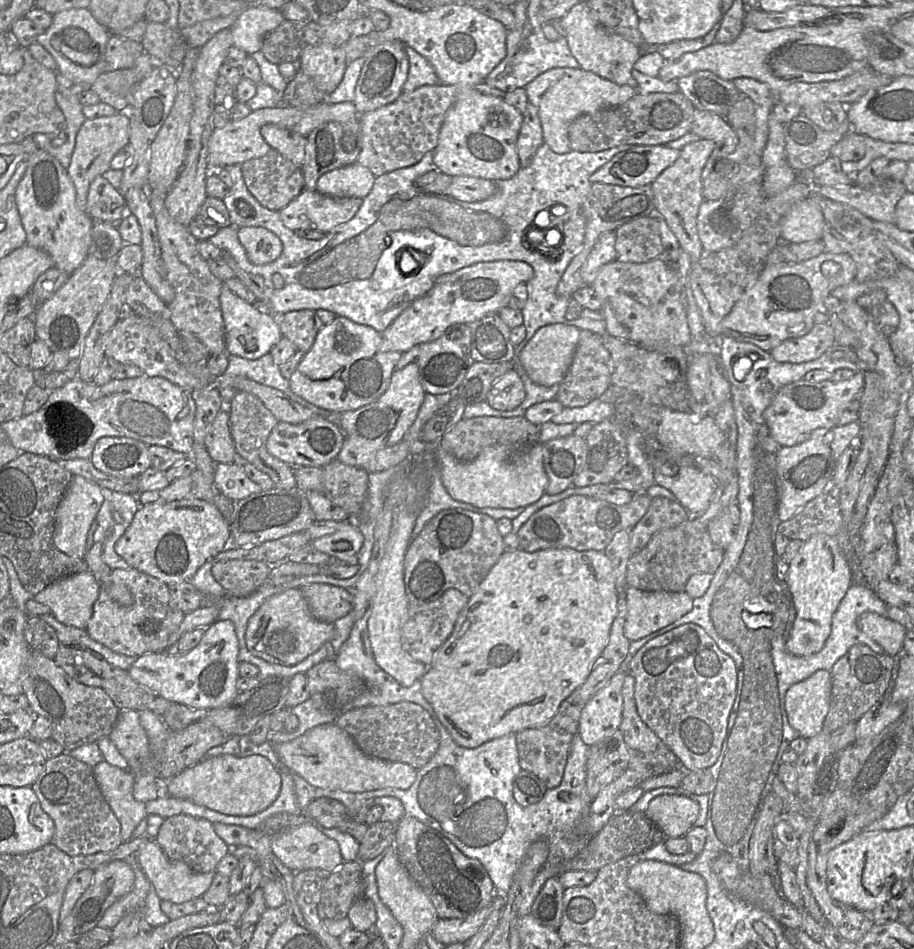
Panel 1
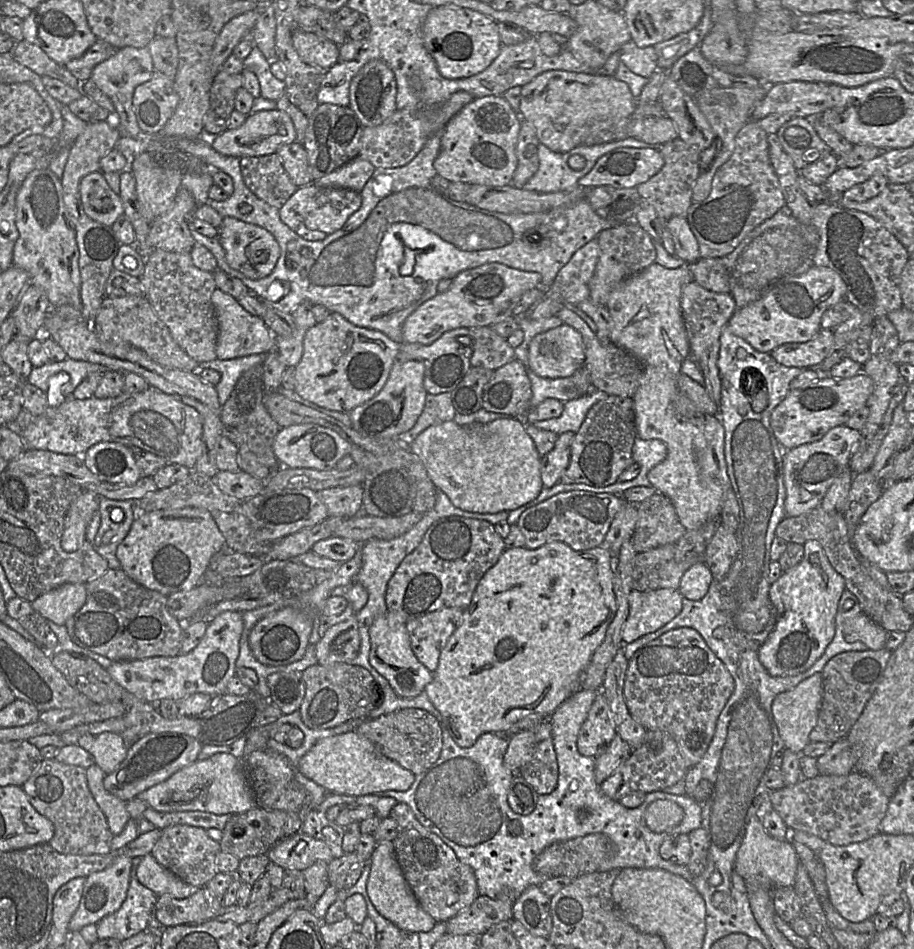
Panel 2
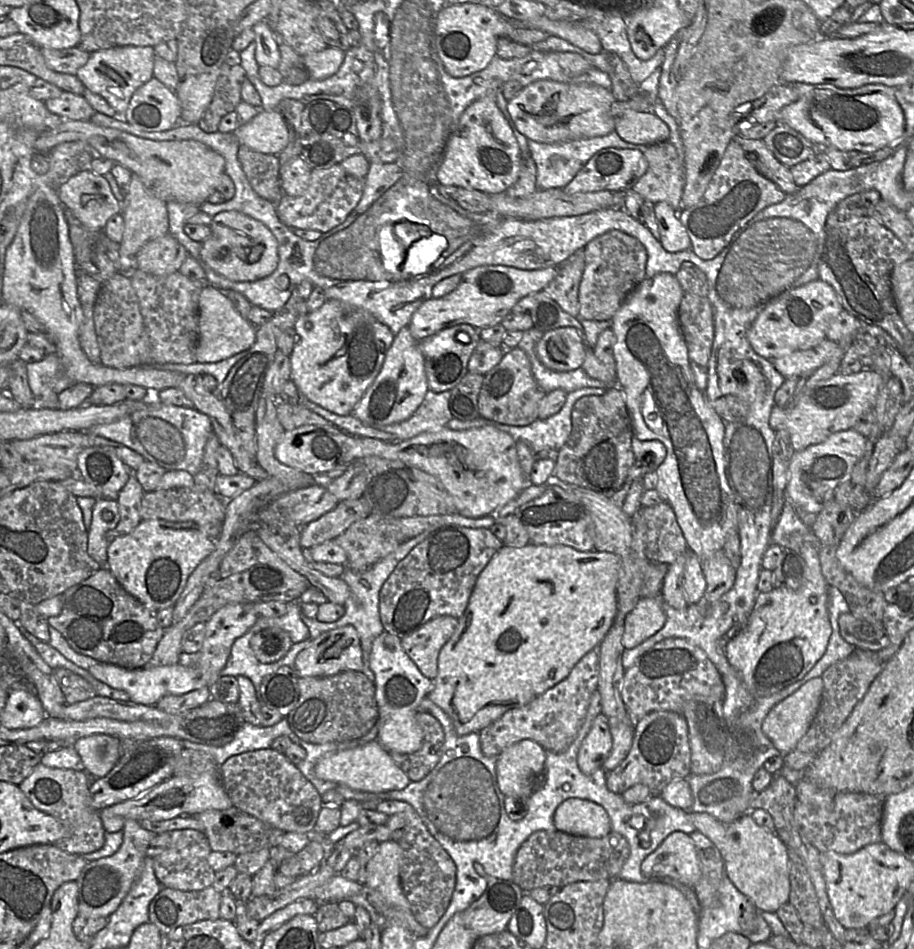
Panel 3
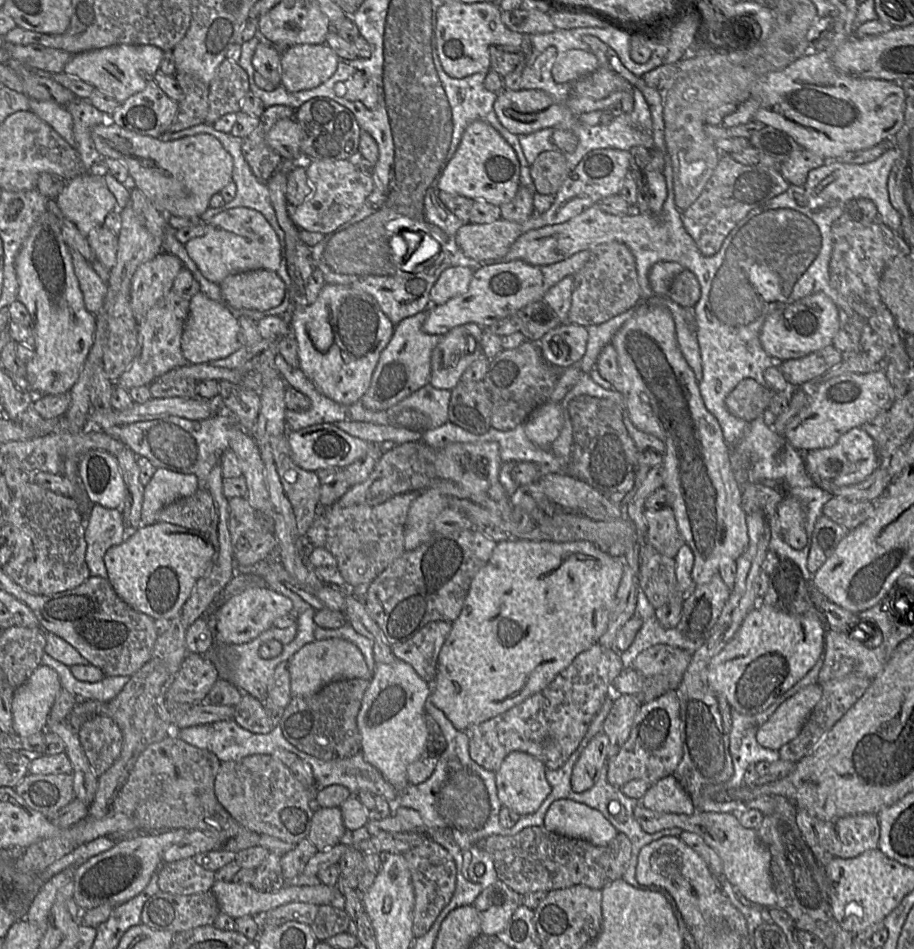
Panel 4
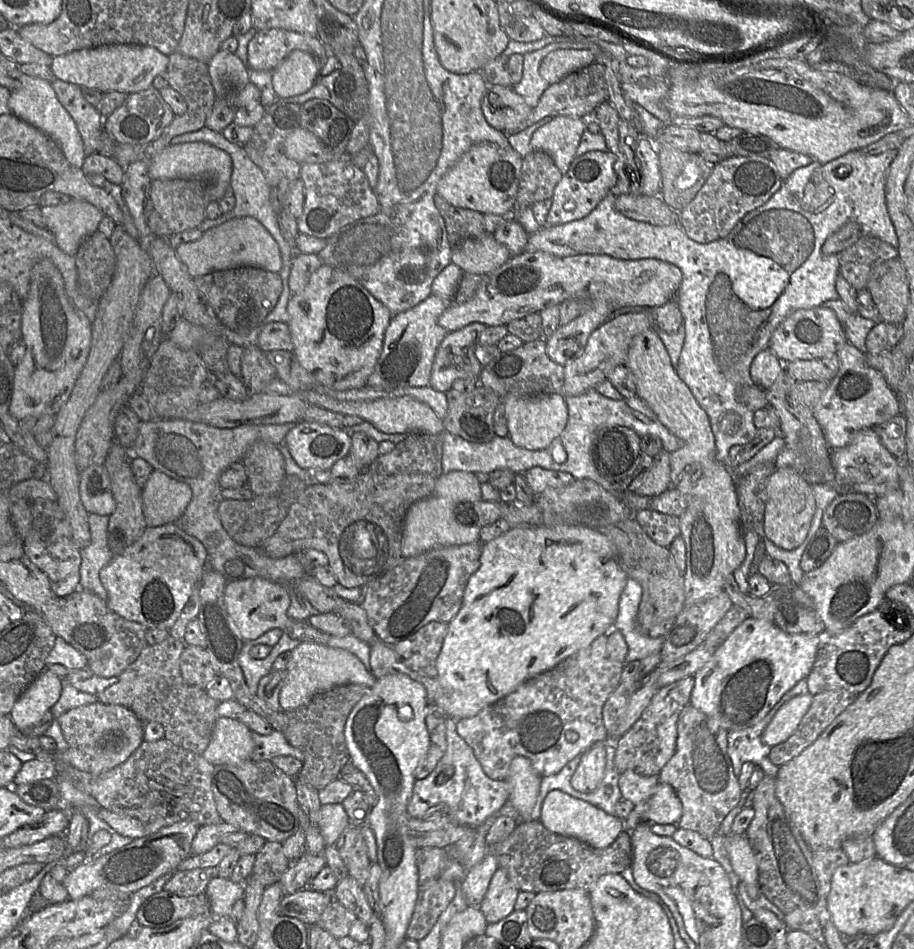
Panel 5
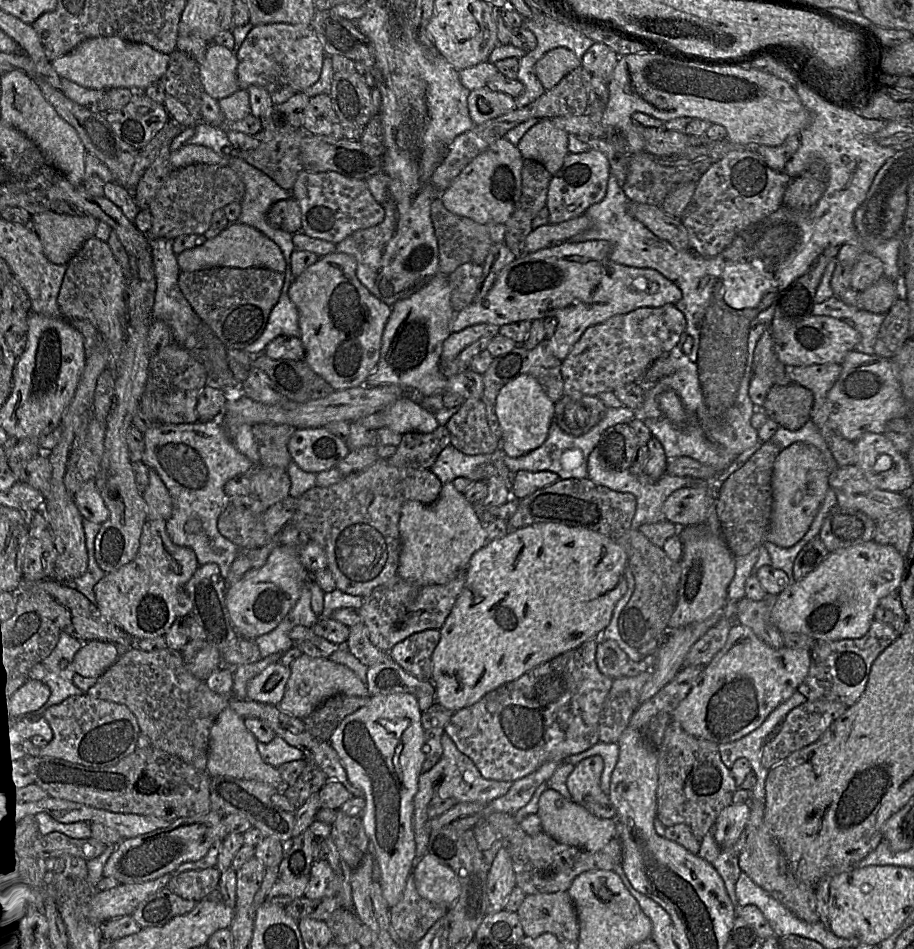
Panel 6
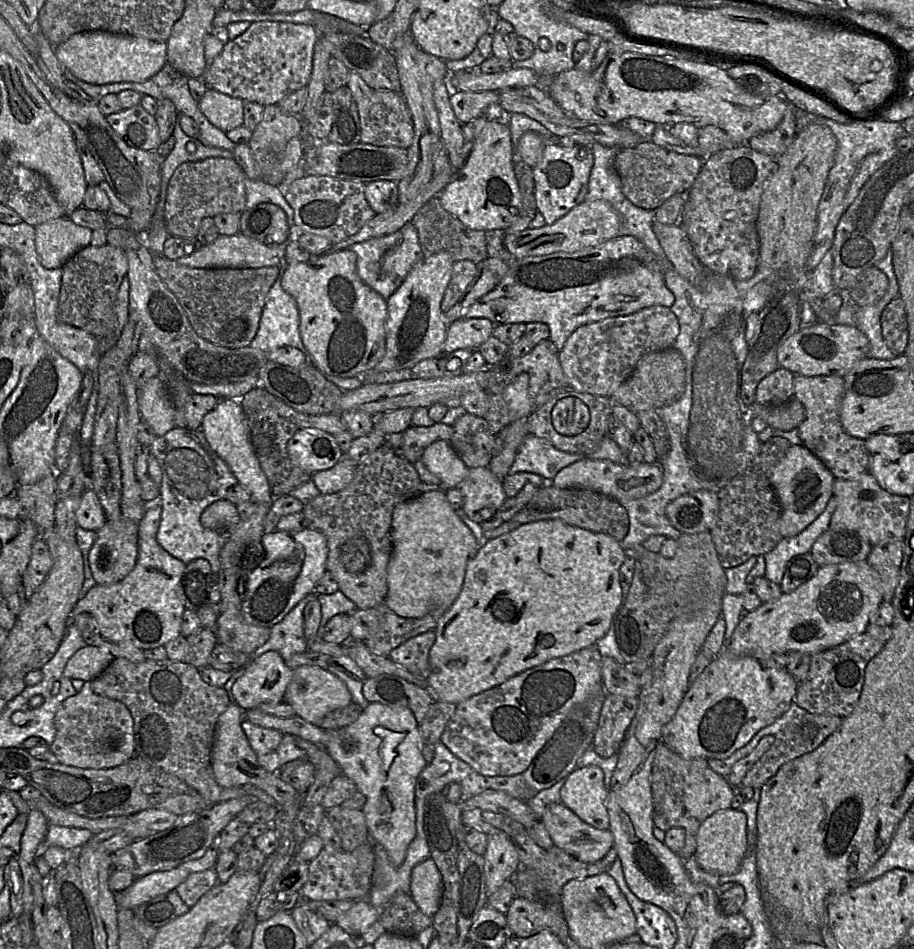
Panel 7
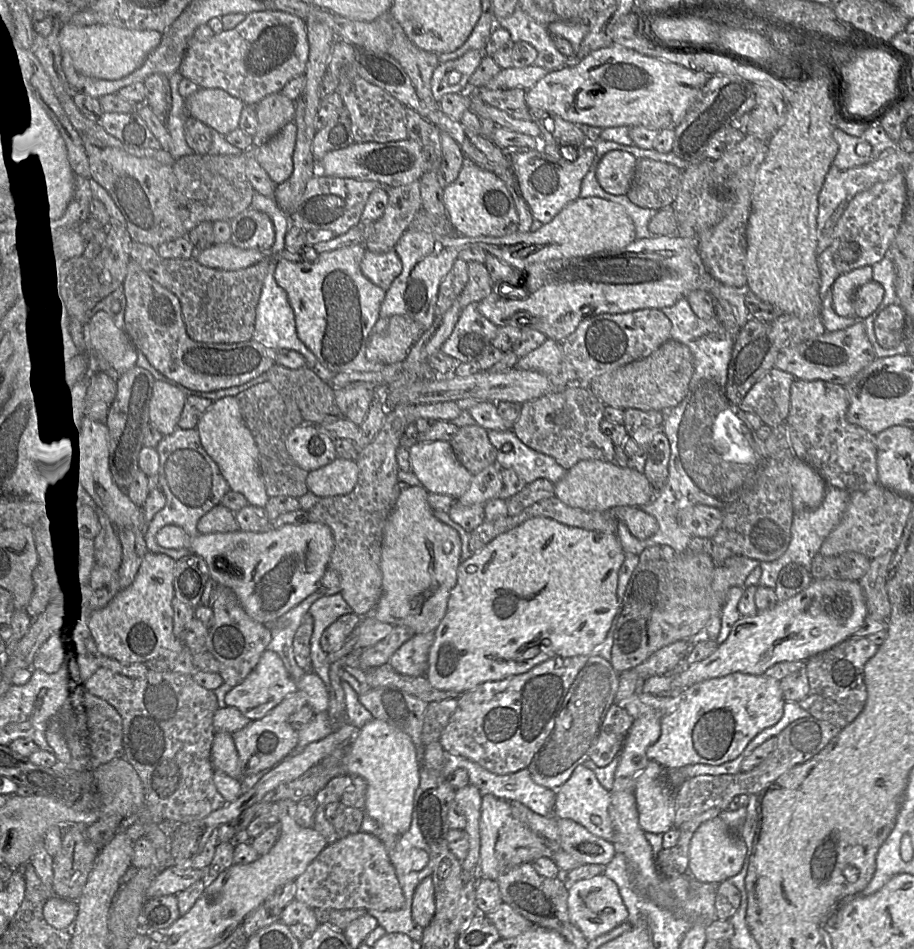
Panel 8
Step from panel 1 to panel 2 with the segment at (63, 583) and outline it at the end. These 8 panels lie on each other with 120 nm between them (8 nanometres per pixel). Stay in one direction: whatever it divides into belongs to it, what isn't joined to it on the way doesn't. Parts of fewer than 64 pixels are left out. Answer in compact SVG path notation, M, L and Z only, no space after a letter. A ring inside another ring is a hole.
M67 583L54 588L35 599L33 609L58 625L65 625L86 602L85 583Z

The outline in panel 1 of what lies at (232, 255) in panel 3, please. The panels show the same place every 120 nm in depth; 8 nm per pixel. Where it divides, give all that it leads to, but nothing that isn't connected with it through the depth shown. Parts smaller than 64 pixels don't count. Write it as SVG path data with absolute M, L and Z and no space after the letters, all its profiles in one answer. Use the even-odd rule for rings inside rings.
M264 227L237 228L237 236L248 259L255 265L273 262L282 253L283 245L279 237Z

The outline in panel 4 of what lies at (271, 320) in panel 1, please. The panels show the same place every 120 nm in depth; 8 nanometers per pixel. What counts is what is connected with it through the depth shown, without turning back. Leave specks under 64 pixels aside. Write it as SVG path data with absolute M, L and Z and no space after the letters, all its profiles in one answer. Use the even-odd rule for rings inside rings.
M198 291L190 300L189 314L181 337L182 354L191 365L210 364L226 358L245 346L245 340L238 318L224 302L210 299Z

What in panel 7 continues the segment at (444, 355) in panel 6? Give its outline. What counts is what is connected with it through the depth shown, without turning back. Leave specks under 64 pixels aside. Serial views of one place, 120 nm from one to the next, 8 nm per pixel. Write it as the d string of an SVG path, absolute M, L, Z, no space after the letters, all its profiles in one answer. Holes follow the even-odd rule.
M459 318L448 326L443 351L478 350L491 335L495 325L487 318Z

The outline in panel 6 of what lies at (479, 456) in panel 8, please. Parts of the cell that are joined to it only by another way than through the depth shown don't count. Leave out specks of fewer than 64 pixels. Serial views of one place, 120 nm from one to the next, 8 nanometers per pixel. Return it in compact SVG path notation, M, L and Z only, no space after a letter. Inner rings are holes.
M467 399L448 420L450 445L466 455L492 454L500 441L491 433L481 399Z

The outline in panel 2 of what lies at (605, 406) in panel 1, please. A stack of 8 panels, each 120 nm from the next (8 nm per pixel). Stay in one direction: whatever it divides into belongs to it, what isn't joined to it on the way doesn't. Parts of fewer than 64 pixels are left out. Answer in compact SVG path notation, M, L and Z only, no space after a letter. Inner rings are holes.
M593 389L586 395L564 402L564 410L557 418L534 422L534 426L543 430L554 432L561 435L571 431L576 433L590 408L597 402L605 399L607 393Z

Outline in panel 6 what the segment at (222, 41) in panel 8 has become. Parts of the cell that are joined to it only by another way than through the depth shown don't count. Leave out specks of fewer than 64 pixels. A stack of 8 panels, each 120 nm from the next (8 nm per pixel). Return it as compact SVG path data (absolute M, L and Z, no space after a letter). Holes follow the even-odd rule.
M270 23L255 25L237 50L236 57L240 89L257 85L273 93L289 86L304 92L320 78L325 52L322 41L310 25Z

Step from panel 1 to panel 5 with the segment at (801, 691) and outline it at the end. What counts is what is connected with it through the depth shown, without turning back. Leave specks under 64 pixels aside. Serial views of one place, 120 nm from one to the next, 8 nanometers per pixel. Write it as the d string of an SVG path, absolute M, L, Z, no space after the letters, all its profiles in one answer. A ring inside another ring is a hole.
M807 693L787 701L764 729L762 742L773 747L786 741L797 729L812 703L813 695Z

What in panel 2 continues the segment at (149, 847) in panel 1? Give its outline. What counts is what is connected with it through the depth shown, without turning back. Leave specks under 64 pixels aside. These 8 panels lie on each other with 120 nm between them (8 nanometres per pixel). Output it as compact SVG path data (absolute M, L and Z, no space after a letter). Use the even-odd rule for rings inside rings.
M151 853L141 857L136 874L139 881L151 889L157 897L167 894L183 899L191 896L200 888L184 882L161 866Z

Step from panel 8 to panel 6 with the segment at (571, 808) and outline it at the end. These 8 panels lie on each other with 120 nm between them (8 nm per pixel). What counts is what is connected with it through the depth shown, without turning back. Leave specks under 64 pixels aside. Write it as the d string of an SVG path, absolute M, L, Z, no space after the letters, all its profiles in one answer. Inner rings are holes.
M599 755L583 759L567 778L571 800L599 818L615 819L616 810L600 787L604 760Z

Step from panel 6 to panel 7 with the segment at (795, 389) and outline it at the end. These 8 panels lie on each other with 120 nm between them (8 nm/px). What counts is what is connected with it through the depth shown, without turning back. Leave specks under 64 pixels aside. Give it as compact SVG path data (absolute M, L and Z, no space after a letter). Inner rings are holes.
M794 396L782 404L753 403L751 407L755 416L774 429L790 431L796 429L805 419L805 408Z

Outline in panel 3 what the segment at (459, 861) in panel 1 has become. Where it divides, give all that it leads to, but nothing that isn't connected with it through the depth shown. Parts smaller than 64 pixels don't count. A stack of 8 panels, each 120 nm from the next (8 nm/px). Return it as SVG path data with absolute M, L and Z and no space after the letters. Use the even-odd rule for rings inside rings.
M384 800L378 803L376 810L389 816L399 815L406 821L404 835L397 841L402 848L401 883L415 919L427 929L433 928L447 910L456 885L457 867L448 852L432 836L416 810L405 801Z

